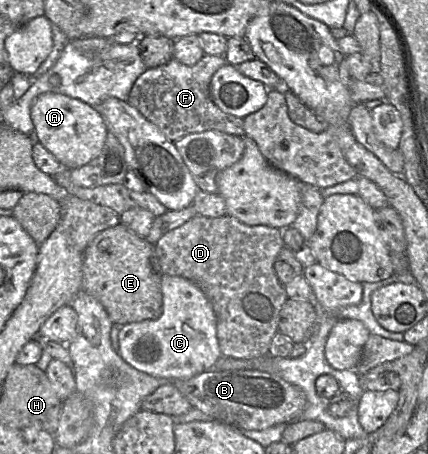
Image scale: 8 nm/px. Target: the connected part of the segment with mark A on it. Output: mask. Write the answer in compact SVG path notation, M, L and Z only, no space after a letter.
M58 92L38 96L31 107L33 137L41 143L64 168L79 168L96 157L104 147L107 126L97 108L80 99Z

